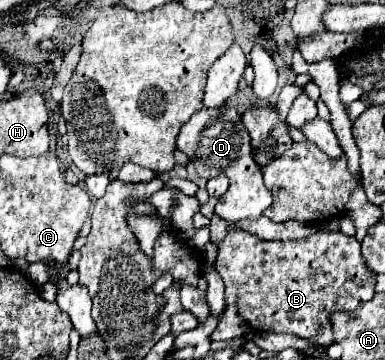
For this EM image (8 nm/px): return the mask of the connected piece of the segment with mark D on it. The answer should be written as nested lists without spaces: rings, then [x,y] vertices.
[[[208,108],[194,114],[194,118],[190,118],[190,122],[186,122],[178,134],[178,150],[190,158],[202,178],[216,178],[220,174],[228,176],[230,186],[228,192],[218,200],[216,214],[230,226],[238,224],[240,220],[258,220],[272,204],[272,192],[262,182],[262,170],[252,158],[248,132],[234,108]]]

